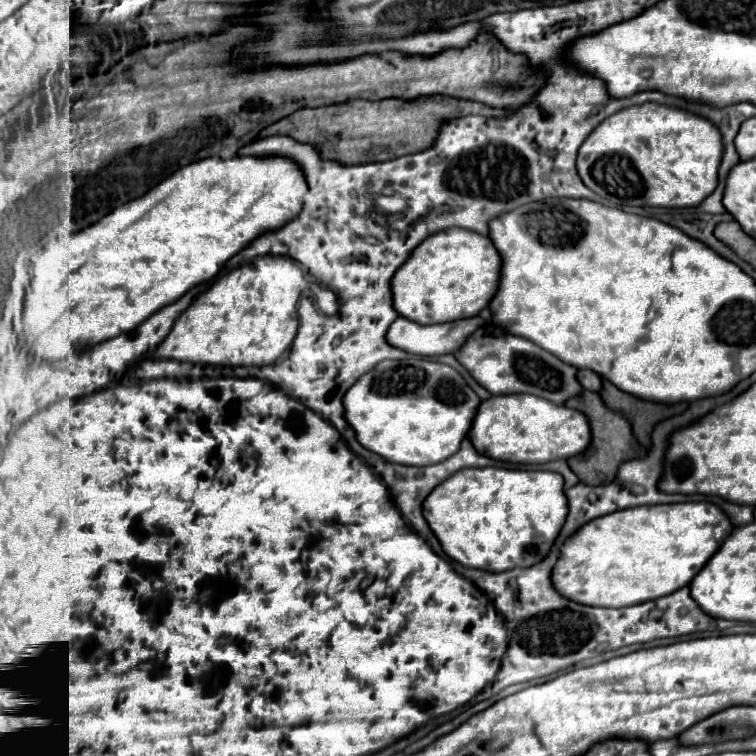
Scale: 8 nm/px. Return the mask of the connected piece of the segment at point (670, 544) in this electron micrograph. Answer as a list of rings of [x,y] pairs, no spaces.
[[[709,501],[645,505],[585,523],[561,547],[553,585],[567,599],[593,607],[629,607],[689,585],[733,531],[727,513]]]

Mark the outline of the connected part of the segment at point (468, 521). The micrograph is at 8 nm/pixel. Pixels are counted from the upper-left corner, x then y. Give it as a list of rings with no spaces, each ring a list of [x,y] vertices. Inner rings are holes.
[[[503,467],[461,469],[453,477],[437,485],[423,503],[423,515],[441,541],[443,551],[465,567],[501,573],[515,567],[529,567],[543,561],[561,531],[569,513],[569,503],[563,489],[563,477],[553,471],[519,471]]]

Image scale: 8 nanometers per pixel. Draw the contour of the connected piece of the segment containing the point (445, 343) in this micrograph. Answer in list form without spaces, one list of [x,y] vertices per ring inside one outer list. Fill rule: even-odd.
[[[399,317],[387,331],[387,341],[413,355],[437,357],[455,353],[465,343],[465,337],[483,325],[481,317],[461,319],[453,323],[439,323],[439,325],[419,325],[405,317]]]

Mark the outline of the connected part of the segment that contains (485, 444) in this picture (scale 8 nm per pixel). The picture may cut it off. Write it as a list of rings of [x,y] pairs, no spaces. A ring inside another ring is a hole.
[[[527,393],[497,395],[483,401],[469,429],[473,447],[491,459],[507,463],[549,463],[579,455],[591,443],[589,421],[581,411],[553,405]]]

